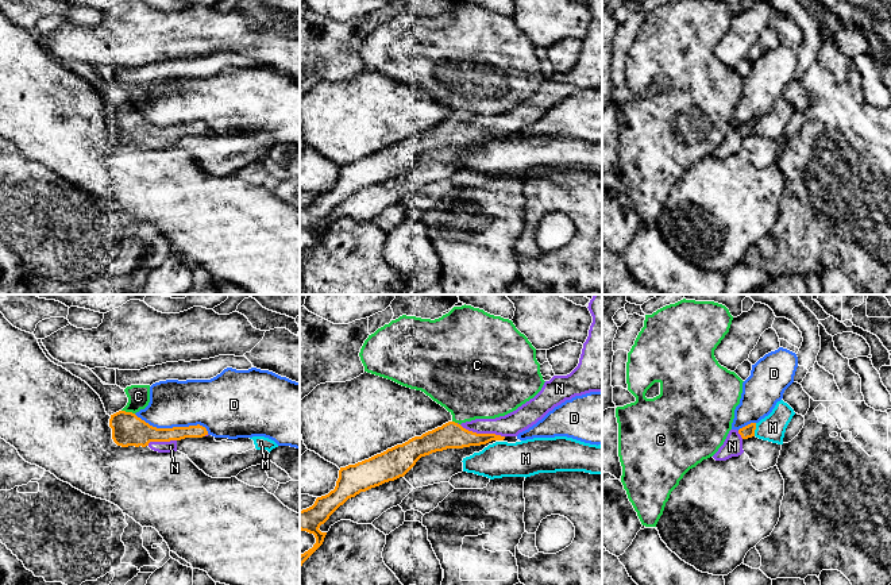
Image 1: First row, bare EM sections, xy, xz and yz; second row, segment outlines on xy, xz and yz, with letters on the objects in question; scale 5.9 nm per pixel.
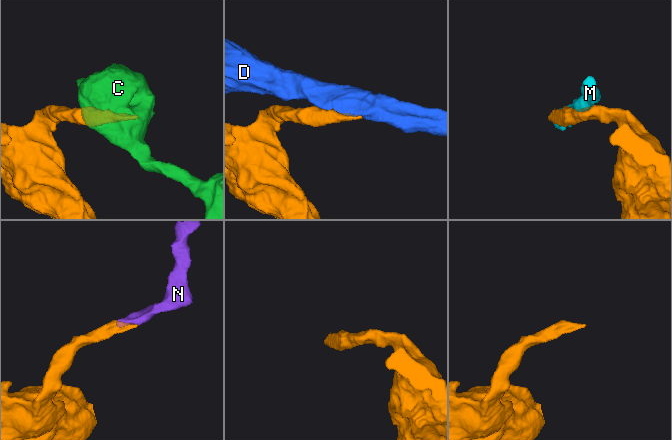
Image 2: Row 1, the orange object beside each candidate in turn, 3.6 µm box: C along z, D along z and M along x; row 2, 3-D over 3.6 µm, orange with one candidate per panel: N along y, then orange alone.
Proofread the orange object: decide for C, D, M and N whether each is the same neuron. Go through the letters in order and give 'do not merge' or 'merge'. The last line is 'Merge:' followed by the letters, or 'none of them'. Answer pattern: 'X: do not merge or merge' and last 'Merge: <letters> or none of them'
C: do not merge
D: do not merge
M: do not merge
N: merge
Merge: N

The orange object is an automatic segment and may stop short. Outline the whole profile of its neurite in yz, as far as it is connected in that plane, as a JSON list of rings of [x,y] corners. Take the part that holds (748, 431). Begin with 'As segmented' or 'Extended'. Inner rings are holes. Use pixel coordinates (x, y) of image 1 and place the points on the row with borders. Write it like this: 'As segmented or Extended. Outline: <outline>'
Extended. Outline: [[[751,423],[742,428],[730,430],[724,444],[713,455],[716,461],[726,461],[744,453],[742,440],[755,436],[756,423]]]

